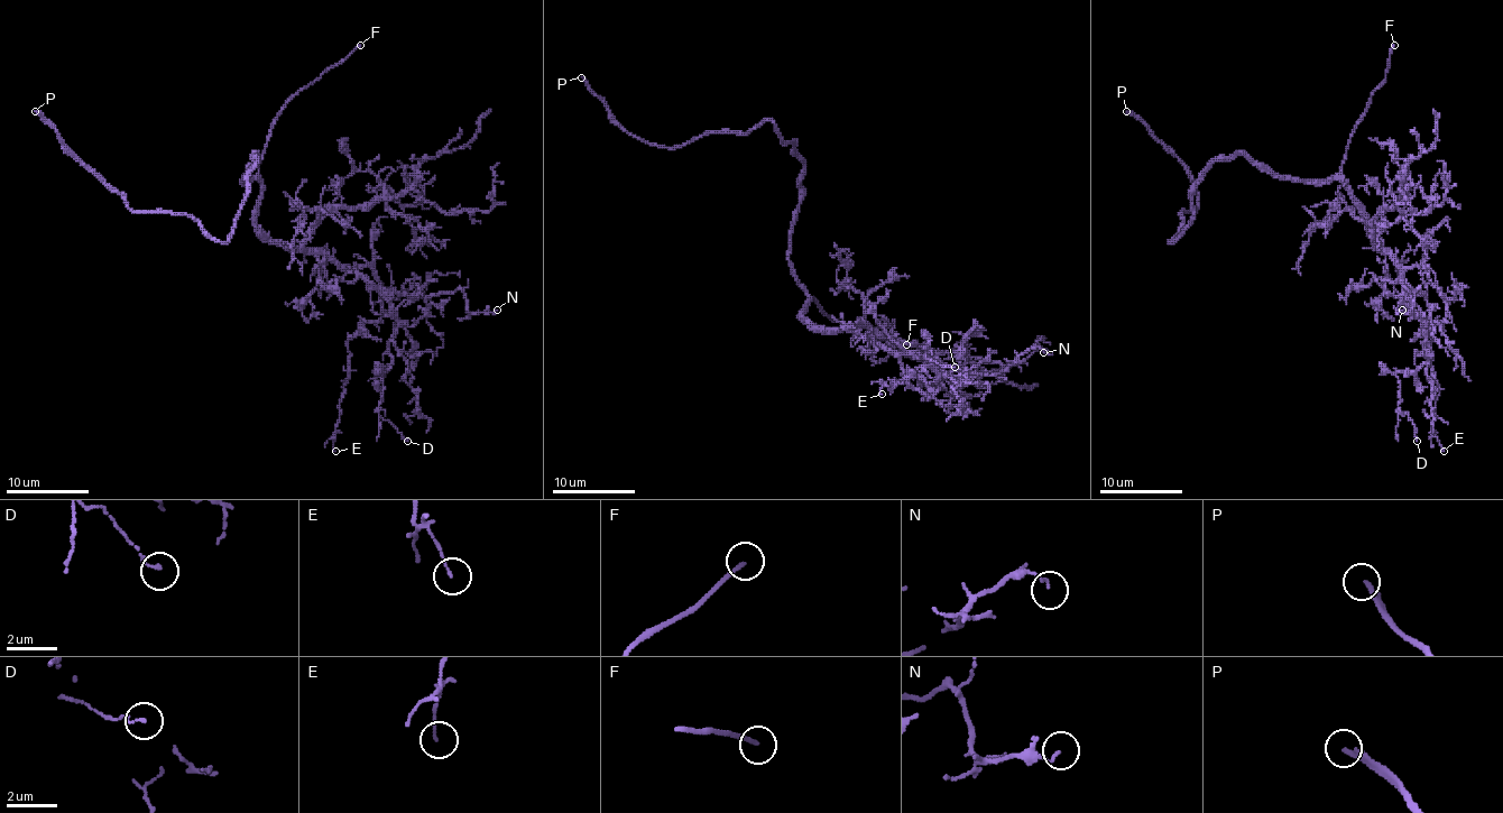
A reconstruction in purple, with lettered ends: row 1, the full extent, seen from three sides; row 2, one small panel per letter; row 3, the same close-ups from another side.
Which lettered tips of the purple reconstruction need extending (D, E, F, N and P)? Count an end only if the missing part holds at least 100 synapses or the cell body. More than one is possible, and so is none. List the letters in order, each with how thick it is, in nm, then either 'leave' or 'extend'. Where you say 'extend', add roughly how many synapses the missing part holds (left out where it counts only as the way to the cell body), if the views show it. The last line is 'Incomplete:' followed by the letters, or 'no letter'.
D: 110 nm thick; leave
E: 80 nm thick; leave
F: 150 nm thick; extend
N: 100 nm thick; leave
P: 190 nm thick; extend; about 250 synapses
Incomplete: F, P

